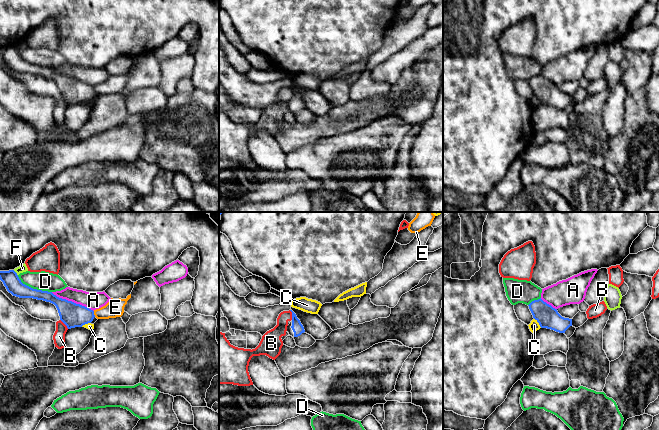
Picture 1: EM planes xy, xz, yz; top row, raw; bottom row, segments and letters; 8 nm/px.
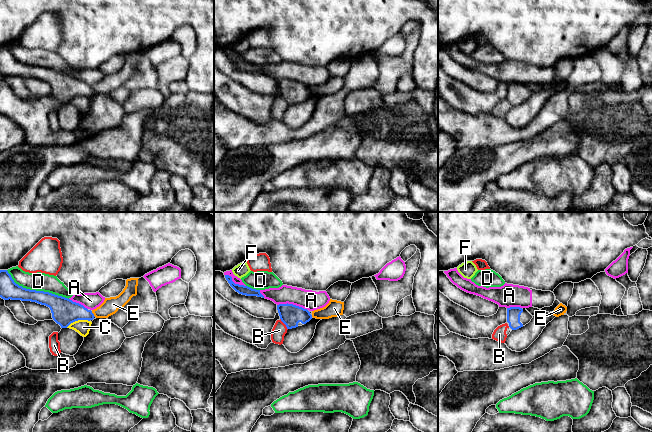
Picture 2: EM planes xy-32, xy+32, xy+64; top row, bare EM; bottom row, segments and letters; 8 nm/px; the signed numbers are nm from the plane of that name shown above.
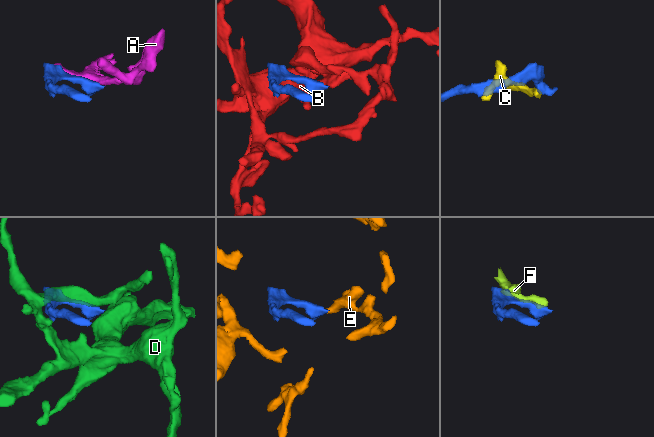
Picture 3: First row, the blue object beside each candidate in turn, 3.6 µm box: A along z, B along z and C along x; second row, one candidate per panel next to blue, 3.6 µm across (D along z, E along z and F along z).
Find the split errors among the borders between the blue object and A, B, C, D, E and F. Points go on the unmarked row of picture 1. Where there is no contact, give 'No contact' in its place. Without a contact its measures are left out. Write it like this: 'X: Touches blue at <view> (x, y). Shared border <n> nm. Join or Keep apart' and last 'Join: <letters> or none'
A: Touches blue at xy (71, 77). Shared border 380 nm. Keep apart
B: Touches blue at xz (292, 91). Shared border 80 nm. Keep apart
C: Touches blue at yz (538, 98). Shared border 100 nm. Keep apart
D: Touches blue at xy (32, 64). Shared border 320 nm. Keep apart
E: Touches blue at xy (93, 90). Shared border 50 nm. Keep apart
F: Touches blue at xy (16, 49). Shared border 60 nm. Keep apart
Join: none

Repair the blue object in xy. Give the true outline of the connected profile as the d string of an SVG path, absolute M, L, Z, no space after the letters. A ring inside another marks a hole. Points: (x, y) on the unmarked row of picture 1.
M14 46L0 47L0 56L13 72L33 74L54 80L58 86L60 96L68 105L82 103L91 99L95 93L94 87L85 82L59 74L52 68L33 65L23 60Z

